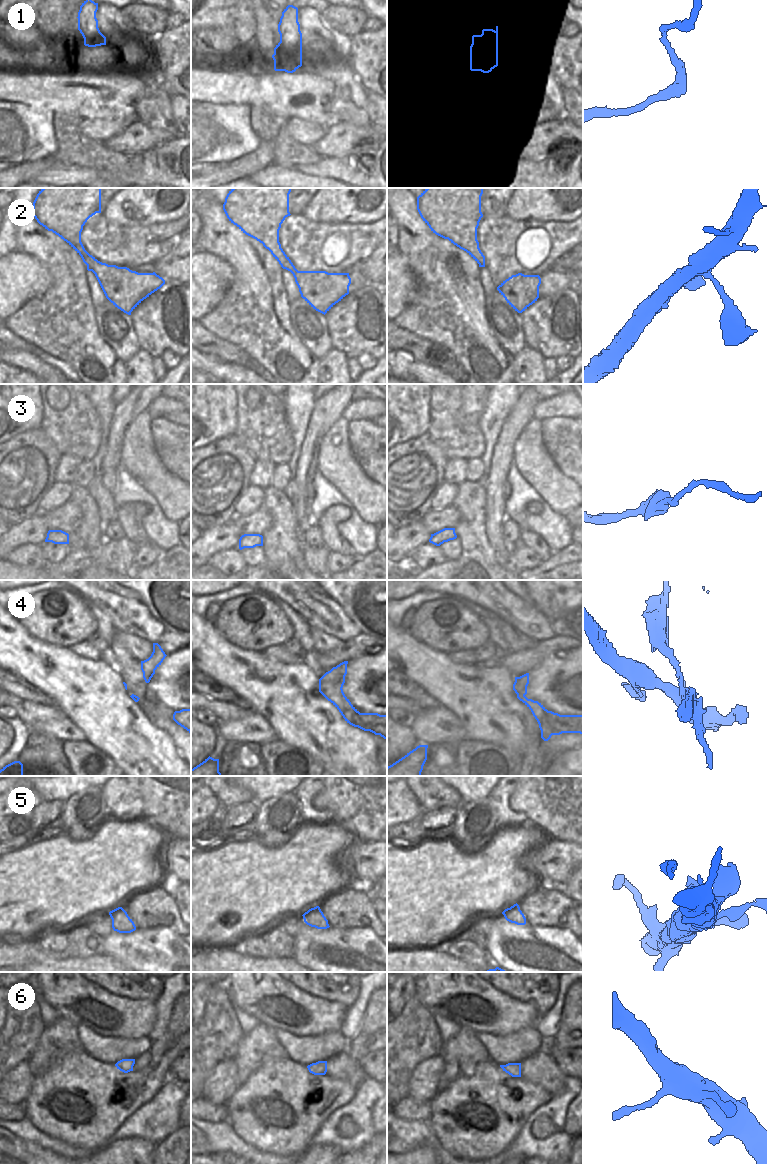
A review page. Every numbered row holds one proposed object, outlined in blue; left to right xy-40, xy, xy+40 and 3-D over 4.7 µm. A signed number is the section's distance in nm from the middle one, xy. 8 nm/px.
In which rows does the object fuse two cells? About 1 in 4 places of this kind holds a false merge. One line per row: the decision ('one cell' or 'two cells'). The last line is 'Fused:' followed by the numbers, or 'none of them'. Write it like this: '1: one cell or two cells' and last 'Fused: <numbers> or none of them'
1: one cell
2: one cell
3: one cell
4: two cells
5: one cell
6: one cell
Fused: 4

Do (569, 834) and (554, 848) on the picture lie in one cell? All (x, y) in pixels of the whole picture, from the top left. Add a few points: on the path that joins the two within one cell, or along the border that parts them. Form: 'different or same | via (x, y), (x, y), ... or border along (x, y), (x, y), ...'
different | border along (552, 838), (572, 843)

